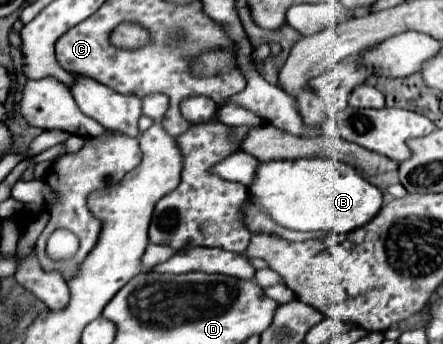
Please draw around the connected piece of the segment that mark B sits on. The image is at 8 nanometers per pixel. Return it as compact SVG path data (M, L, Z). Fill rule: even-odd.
M328 157L262 163L248 191L246 205L258 207L274 223L294 231L328 231L334 235L350 233L372 221L382 207L380 189L356 175L354 167Z

